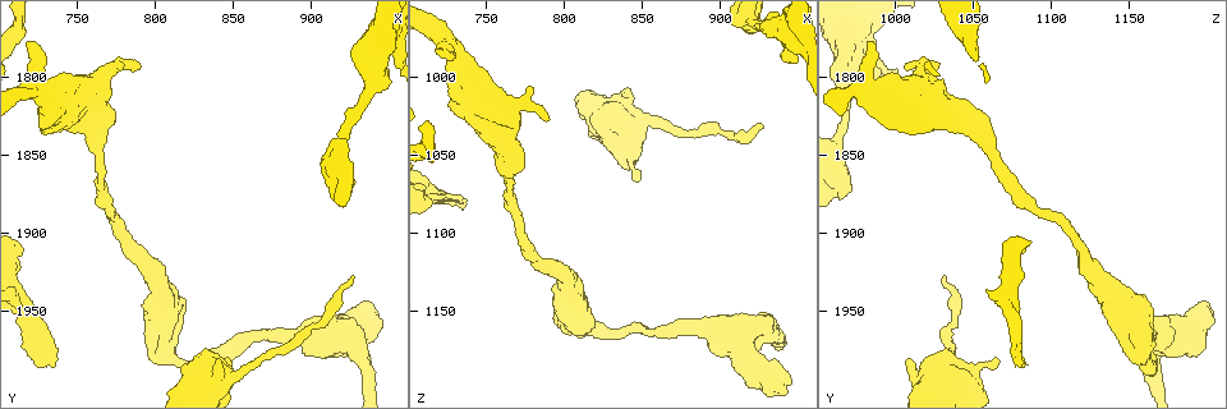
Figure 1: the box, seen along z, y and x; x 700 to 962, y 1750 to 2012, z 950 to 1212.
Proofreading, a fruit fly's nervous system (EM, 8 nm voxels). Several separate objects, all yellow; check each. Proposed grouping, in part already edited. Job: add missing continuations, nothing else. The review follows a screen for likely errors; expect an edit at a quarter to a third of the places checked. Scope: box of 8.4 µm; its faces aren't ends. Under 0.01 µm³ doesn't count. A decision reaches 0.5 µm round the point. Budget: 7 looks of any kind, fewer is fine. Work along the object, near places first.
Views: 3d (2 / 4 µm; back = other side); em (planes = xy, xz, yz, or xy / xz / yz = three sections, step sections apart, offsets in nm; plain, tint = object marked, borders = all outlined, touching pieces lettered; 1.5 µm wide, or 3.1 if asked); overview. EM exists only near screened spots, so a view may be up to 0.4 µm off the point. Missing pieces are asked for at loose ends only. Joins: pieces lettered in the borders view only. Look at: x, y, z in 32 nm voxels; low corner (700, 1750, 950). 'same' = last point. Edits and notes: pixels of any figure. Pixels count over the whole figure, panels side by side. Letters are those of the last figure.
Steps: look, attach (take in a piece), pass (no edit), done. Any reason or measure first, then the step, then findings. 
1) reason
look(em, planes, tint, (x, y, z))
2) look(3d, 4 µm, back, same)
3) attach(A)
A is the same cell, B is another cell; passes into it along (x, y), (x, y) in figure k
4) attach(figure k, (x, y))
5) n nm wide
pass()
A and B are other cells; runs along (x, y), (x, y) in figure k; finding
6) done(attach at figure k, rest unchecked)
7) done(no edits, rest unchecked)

branch stops here
look(em, planes, borders, (738, 1976, 1078))

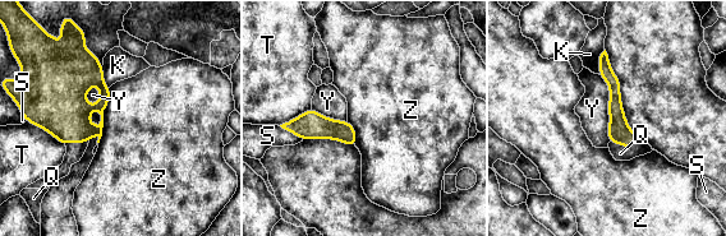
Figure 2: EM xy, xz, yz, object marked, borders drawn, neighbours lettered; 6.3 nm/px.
attach(Q)
Q is the same cell, K, S, T, Y and Z are other cells; passes into it along (619, 132), (624, 146), (620, 153) in figure 2; it goes on there

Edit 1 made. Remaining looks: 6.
free end
look(3d, 4 µm, (720, 1778, 984))

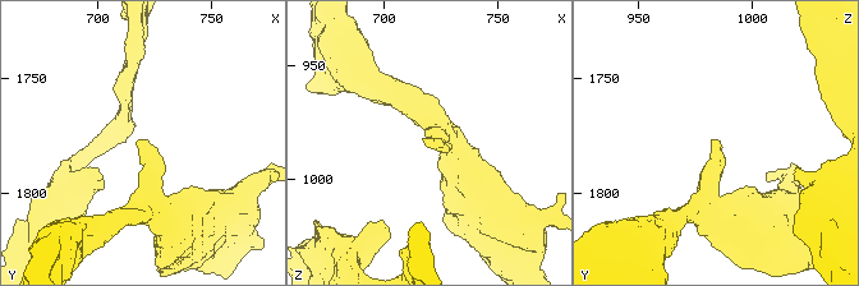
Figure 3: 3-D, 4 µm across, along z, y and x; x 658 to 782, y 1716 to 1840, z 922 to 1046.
look(em, xy, step 4, tint, (719, 1776, 983))

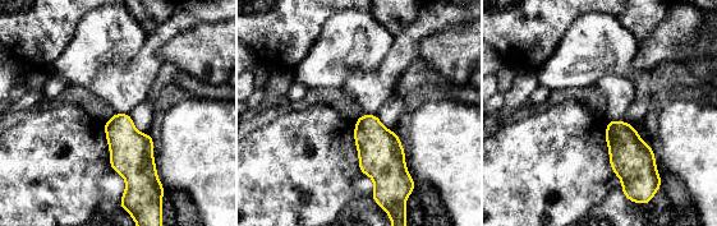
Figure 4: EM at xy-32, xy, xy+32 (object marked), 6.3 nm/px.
look(em, xz, step 8, borders, same)

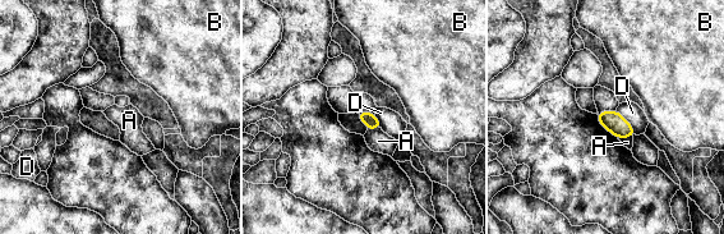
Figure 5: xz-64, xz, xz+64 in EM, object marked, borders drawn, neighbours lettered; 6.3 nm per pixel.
pass()
A, B and D are other cells; border along (632, 136), (618, 138) in figure 5; no lettered piece goes on from it

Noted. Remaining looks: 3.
done(attach at figure 2, rest unchecked)

